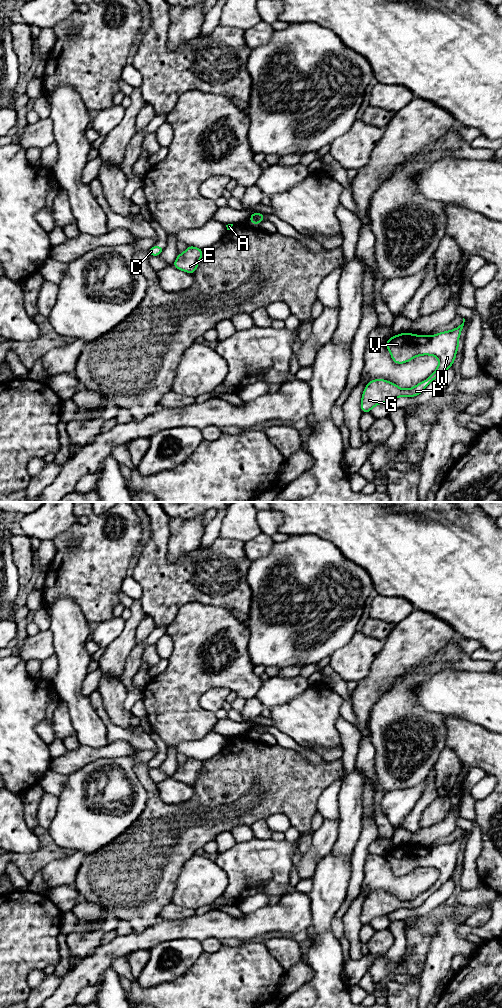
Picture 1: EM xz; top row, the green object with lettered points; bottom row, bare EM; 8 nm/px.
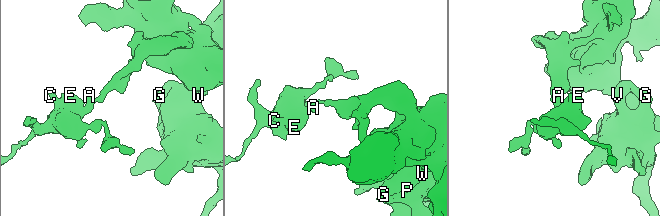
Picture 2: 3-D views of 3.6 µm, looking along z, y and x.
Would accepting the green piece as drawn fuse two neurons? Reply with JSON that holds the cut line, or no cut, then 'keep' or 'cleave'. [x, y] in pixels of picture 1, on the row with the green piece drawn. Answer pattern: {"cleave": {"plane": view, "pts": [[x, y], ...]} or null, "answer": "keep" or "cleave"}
{"cleave": {"plane": "xz", "pts": [[263, 216], [261, 219], [252, 217], [250, 221]]}, "answer": "cleave"}

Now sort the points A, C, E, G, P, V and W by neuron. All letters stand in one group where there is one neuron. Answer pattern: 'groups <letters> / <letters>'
groups A C E / G P V W

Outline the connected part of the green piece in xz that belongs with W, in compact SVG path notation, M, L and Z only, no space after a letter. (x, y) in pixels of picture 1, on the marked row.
M463 318L463 323L456 327L454 330L444 331L432 336L414 335L407 332L399 335L394 335L389 340L387 340L385 346L389 350L393 362L396 364L403 364L409 362L413 358L420 355L432 355L438 358L439 365L426 380L418 383L416 386L410 389L402 389L396 384L383 379L374 379L370 381L365 386L365 389L362 394L362 400L360 405L361 411L363 413L368 413L374 406L382 403L389 403L395 398L399 398L401 396L415 397L420 395L432 381L438 378L441 374L443 374L448 368L453 365L457 350L459 349L458 340L464 326L464 322L465 319Z

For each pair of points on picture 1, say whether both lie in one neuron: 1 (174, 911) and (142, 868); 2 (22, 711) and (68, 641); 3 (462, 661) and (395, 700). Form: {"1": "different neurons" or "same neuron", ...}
{"1": "different neurons", "2": "different neurons", "3": "same neuron"}

